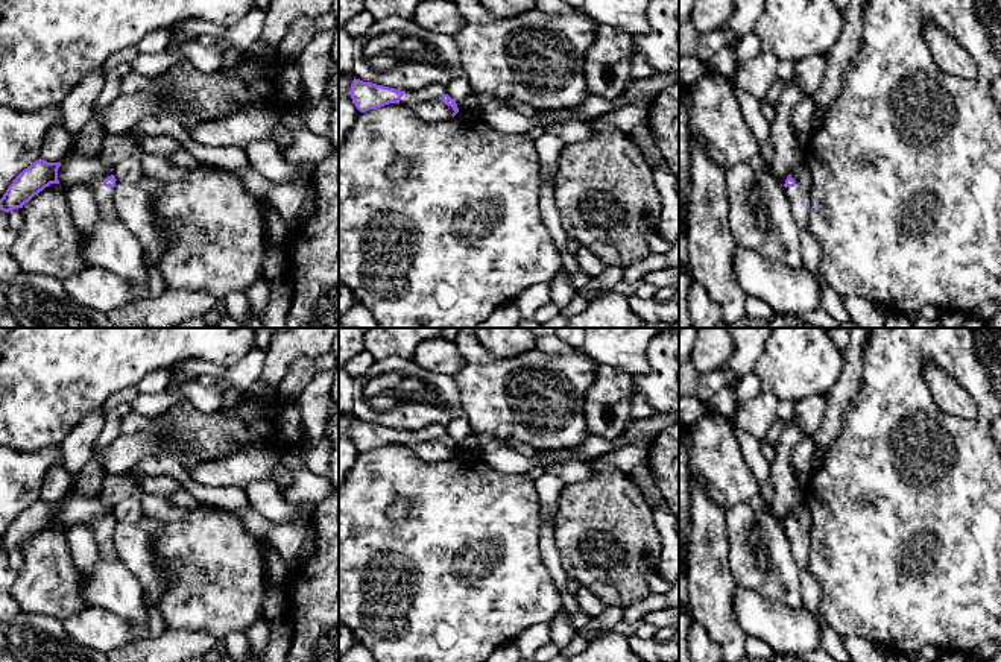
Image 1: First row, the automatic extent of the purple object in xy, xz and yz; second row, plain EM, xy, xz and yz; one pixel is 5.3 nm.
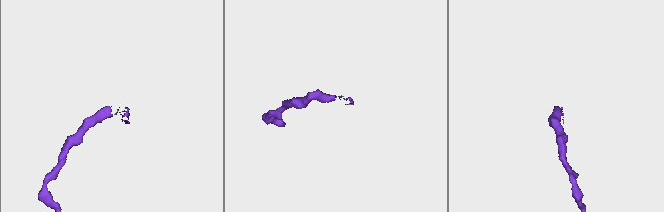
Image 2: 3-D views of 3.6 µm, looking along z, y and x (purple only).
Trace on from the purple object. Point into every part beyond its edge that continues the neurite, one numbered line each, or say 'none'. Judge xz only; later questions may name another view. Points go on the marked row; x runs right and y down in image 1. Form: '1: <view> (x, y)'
1: xz (430, 111)

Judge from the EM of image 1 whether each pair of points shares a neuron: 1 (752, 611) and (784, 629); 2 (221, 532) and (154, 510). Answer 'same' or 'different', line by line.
1: same
2: different

